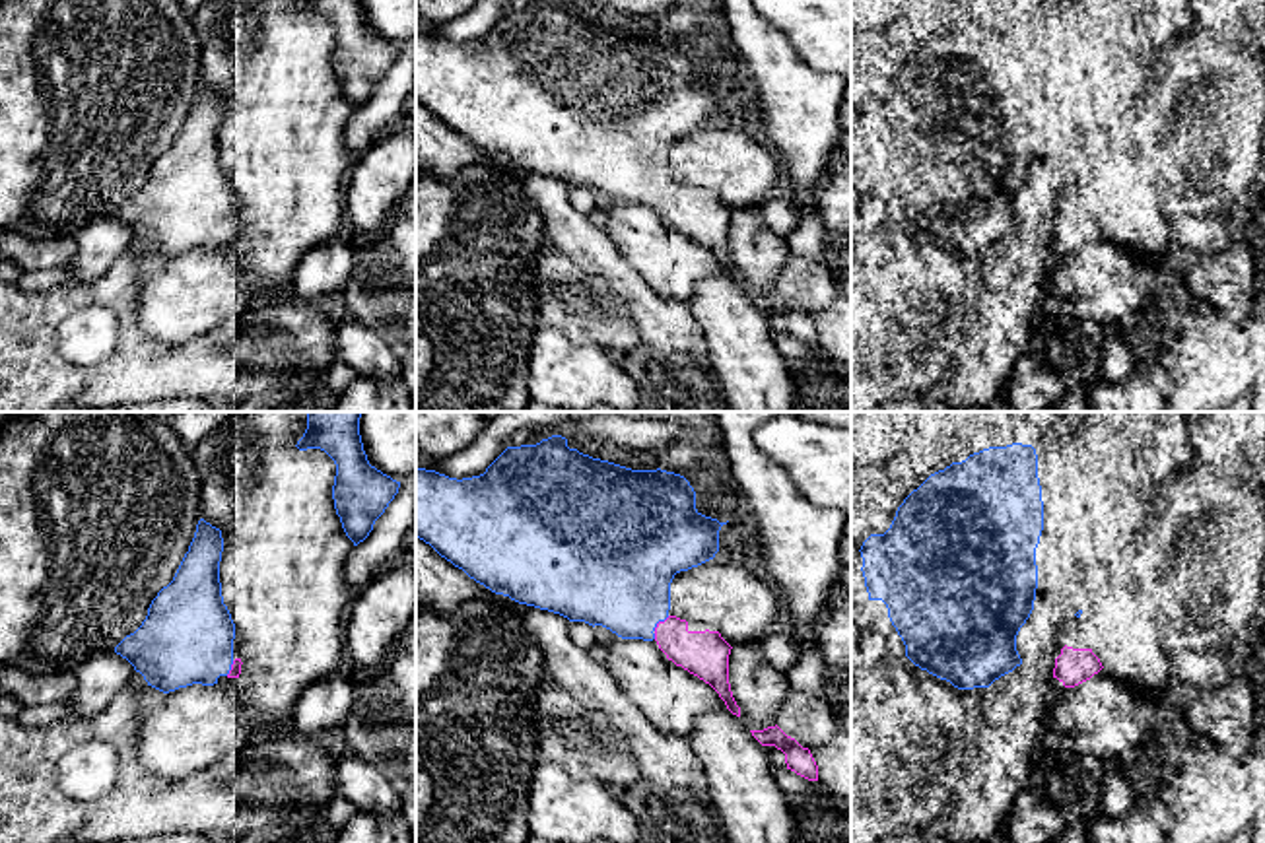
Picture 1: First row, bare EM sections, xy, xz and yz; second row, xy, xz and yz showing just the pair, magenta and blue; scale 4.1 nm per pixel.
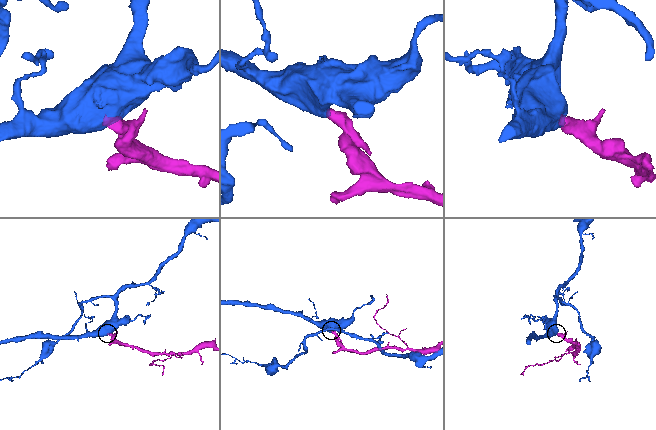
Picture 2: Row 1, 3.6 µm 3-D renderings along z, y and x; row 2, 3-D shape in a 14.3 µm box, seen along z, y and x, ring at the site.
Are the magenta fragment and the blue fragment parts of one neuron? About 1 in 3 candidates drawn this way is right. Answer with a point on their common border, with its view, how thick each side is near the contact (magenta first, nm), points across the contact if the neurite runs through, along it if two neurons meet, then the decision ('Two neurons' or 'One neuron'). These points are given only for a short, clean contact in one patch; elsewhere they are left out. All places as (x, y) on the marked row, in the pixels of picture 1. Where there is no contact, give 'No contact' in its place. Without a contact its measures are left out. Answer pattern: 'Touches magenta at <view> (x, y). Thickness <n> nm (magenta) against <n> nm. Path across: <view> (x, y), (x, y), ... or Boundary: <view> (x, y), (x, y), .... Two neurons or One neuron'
Touches magenta at xz (659, 622). Thickness 190 nm (magenta) against 420 nm. One neuron

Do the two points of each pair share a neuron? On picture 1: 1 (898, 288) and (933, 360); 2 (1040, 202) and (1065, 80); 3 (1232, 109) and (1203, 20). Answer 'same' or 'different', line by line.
1: same
2: same
3: different

